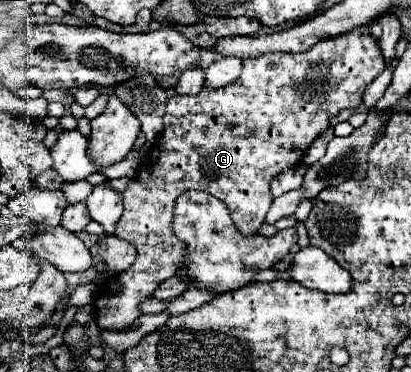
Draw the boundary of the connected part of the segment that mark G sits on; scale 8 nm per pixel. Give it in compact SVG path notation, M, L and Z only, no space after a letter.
M358 27L350 33L344 33L344 35L338 35L338 37L332 37L332 39L322 39L318 45L314 45L312 49L304 51L304 53L262 53L258 57L248 57L248 59L242 59L242 73L238 75L238 79L222 89L202 89L198 95L174 95L168 105L166 105L166 113L164 113L164 133L160 135L160 139L148 149L148 155L142 159L140 163L140 171L138 175L130 181L130 185L124 189L122 197L124 197L124 213L116 225L116 237L120 239L126 239L130 241L136 249L138 249L138 255L136 255L136 261L130 269L114 275L108 279L108 283L100 283L98 287L98 293L96 293L96 299L94 299L94 323L98 325L100 331L124 331L126 327L130 327L134 323L136 317L140 317L140 303L144 299L150 299L154 295L154 289L158 289L158 285L170 277L174 277L180 267L186 263L186 243L182 239L178 239L174 235L174 229L172 229L172 217L174 217L174 205L176 205L176 199L190 191L190 189L200 189L200 191L206 191L214 197L218 197L230 211L230 217L238 229L238 233L242 235L256 235L260 225L264 223L264 217L272 205L272 193L270 193L270 183L276 175L292 169L294 165L298 165L306 153L306 149L312 145L312 141L322 135L328 127L330 127L330 119L336 117L342 109L358 109L362 105L362 93L366 89L366 85L378 77L380 73L384 71L384 63L382 63L382 53L378 49L378 43L374 41L374 37L370 35L368 27Z

